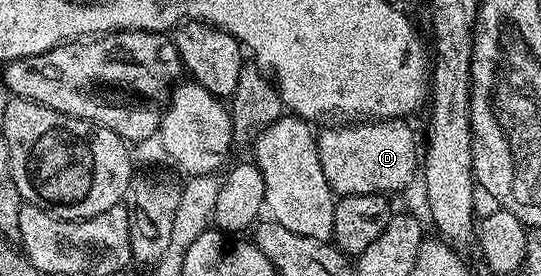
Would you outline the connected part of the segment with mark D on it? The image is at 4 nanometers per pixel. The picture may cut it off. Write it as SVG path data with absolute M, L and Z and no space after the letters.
M377 119L372 123L353 123L350 129L325 129L316 134L323 175L341 197L368 193L394 195L405 189L419 173L419 145L410 122L405 119Z

